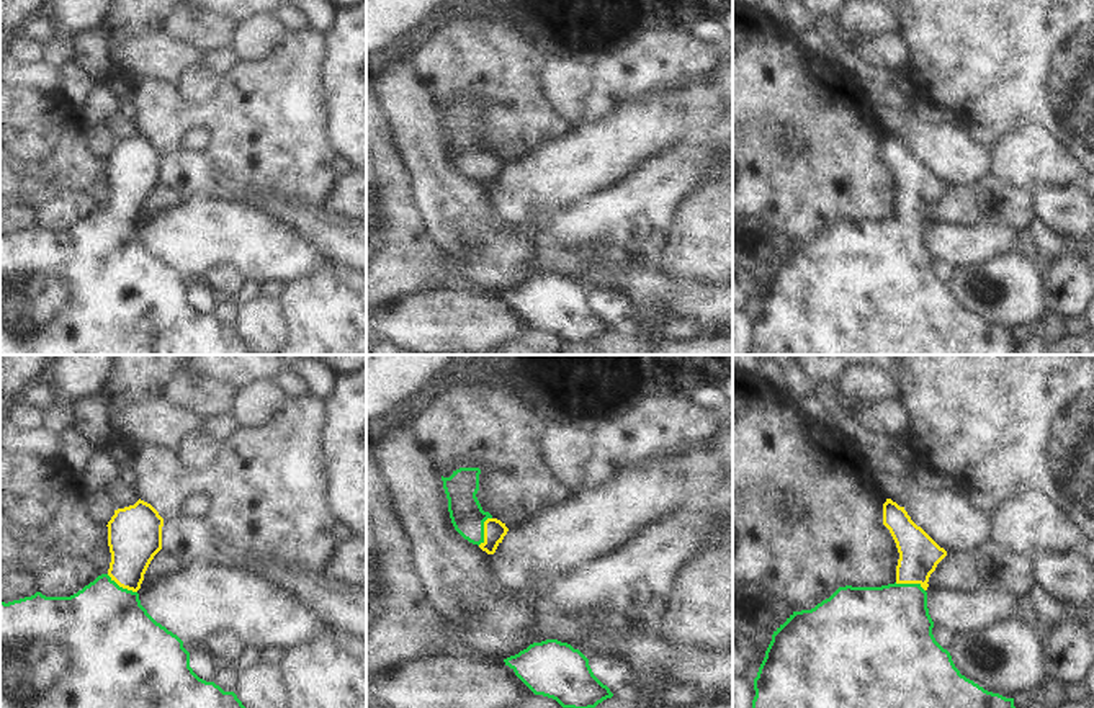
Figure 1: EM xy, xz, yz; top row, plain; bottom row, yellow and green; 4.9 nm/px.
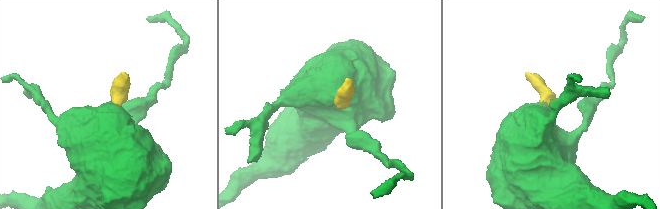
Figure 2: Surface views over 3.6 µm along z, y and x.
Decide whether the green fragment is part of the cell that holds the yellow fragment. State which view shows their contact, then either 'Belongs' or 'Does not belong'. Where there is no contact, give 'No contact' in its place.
Touches yellow in xz. Belongs

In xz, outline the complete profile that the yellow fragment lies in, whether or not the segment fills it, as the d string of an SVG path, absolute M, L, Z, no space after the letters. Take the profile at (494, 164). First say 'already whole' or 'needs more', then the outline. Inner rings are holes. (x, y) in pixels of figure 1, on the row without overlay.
needs more; M460 101L450 111L442 110L442 114L455 164L487 188L494 188L509 162L482 144L476 131L479 108L479 101Z

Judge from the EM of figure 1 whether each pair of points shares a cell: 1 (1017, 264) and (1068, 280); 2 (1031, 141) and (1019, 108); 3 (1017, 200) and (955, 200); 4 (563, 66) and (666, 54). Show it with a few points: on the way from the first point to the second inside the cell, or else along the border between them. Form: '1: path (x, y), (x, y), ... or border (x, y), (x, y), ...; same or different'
1: border (1042, 277), (1042, 290), (1049, 309); different
2: border (1013, 129), (1042, 126), (1060, 144); different
3: path (1003, 193), (988, 187), (975, 200), (970, 200); same
4: border (592, 58), (594, 77), (587, 100); different

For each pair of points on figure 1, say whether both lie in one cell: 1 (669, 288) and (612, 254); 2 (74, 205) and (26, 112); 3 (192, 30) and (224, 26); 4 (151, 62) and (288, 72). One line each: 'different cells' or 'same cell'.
1: same cell
2: different cells
3: same cell
4: different cells

